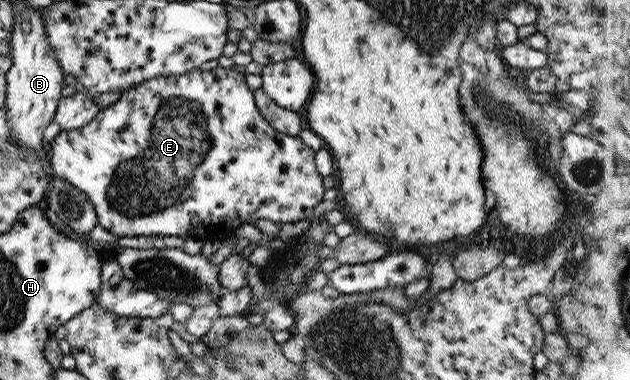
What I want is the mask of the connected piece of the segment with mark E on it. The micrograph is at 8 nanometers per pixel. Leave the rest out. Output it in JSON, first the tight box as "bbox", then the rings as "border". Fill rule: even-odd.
{"bbox":[47,66,322,241],"border":[[[216,66],[211,71],[193,69],[182,75],[170,75],[170,77],[154,77],[148,81],[142,81],[140,85],[128,87],[120,97],[108,107],[100,108],[98,115],[92,121],[88,121],[80,129],[70,129],[56,134],[52,143],[47,145],[48,161],[47,170],[50,176],[63,179],[86,194],[96,213],[96,222],[102,229],[116,237],[144,236],[174,236],[185,239],[187,237],[199,238],[202,241],[222,241],[230,236],[238,227],[244,224],[252,224],[257,219],[274,222],[277,225],[293,223],[306,218],[311,218],[312,209],[322,200],[321,176],[315,168],[313,158],[315,151],[307,147],[298,137],[288,136],[275,131],[260,116],[254,104],[254,95],[250,92],[244,74],[233,71],[230,68]]]}

